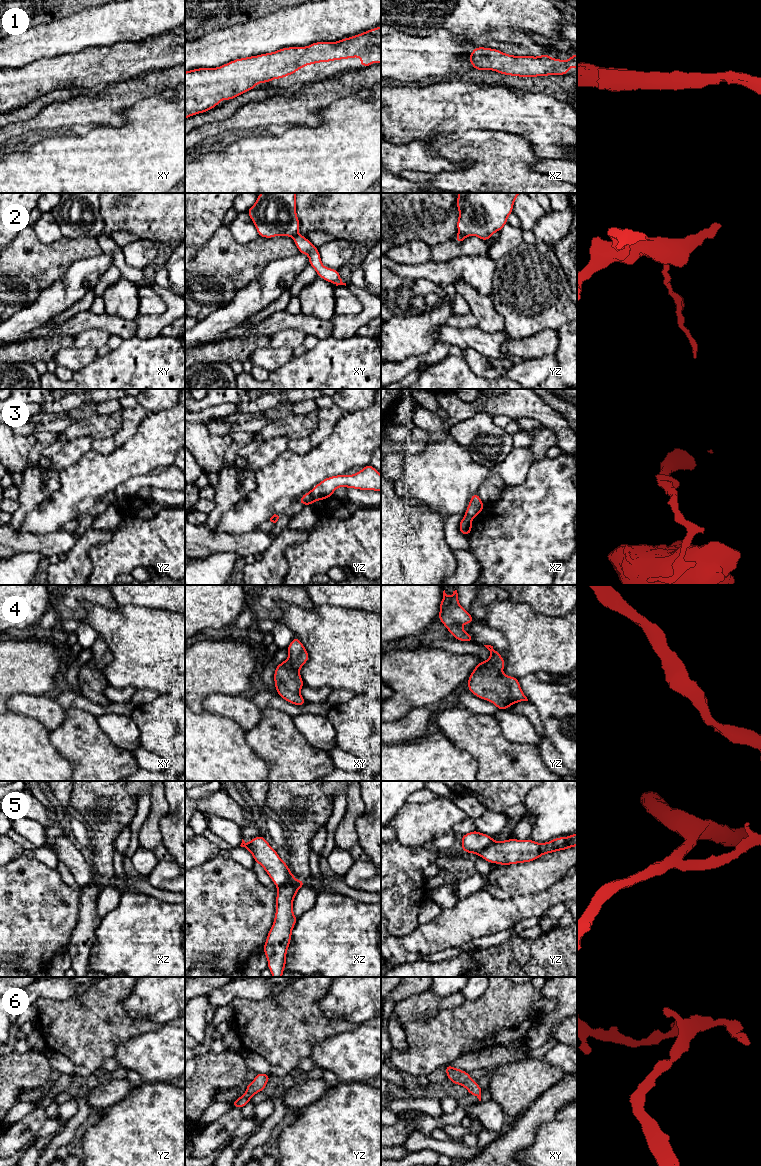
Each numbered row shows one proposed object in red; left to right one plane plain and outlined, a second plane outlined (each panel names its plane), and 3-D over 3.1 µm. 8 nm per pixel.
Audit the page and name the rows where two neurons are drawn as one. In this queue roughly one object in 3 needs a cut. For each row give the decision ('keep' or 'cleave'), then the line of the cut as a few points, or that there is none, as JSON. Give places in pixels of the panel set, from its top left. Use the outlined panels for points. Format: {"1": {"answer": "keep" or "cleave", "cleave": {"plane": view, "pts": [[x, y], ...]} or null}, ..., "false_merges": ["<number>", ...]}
{"1": {"answer": "keep", "cleave": null}, "2": {"answer": "cleave", "cleave": {"plane": "yz", "pts": [[459, 233], [465, 236]]}}, "3": {"answer": "cleave", "cleave": {"plane": "yz", "pts": [[310, 492], [314, 501]]}}, "4": {"answer": "keep", "cleave": null}, "5": {"answer": "cleave", "cleave": {"plane": "xz", "pts": [[294, 878], [277, 888]]}}, "6": {"answer": "keep", "cleave": null}, "false_merges": ["2", "3", "5"]}

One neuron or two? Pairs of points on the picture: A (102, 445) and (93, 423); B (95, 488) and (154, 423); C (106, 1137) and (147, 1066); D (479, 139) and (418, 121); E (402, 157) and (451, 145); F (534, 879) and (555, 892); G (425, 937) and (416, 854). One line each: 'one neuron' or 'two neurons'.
A: two neurons
B: one neuron
C: two neurons
D: two neurons
E: two neurons
F: two neurons
G: two neurons

